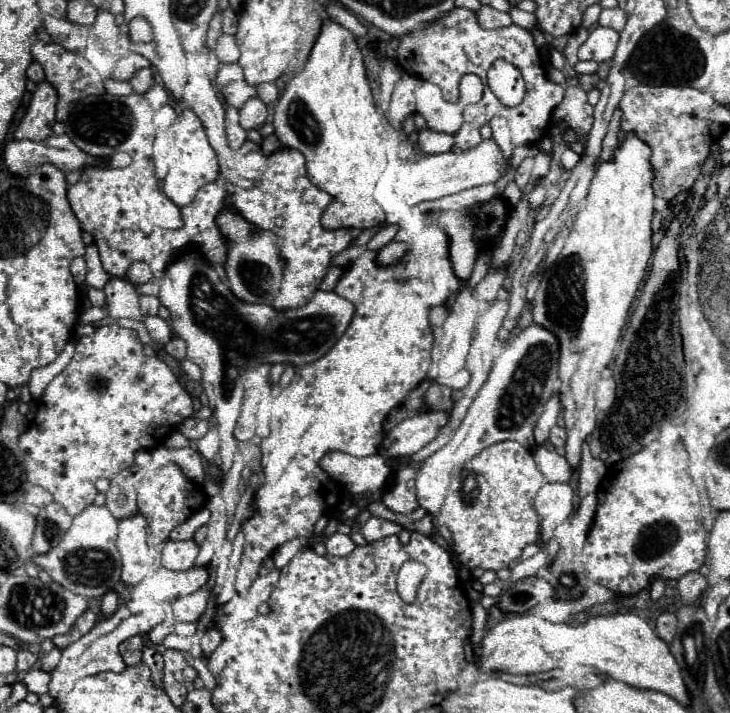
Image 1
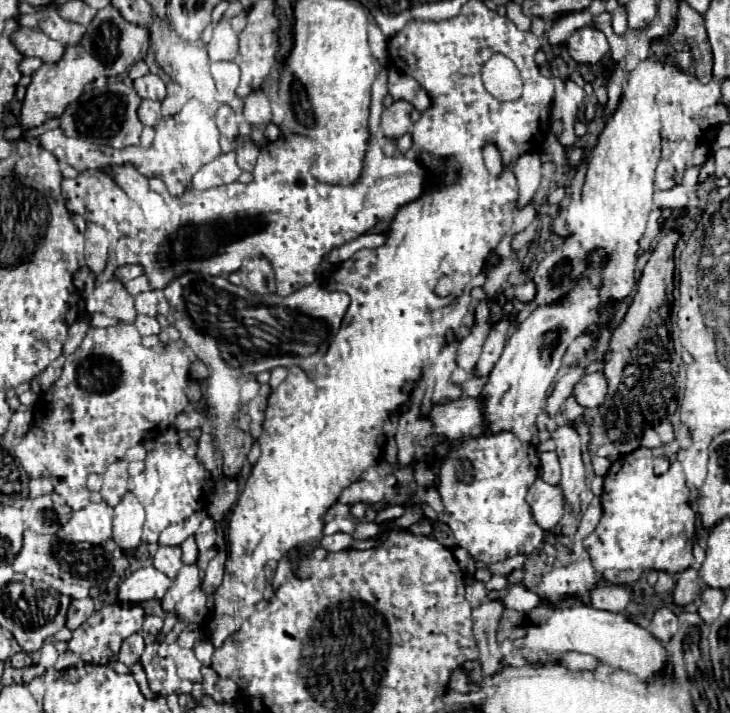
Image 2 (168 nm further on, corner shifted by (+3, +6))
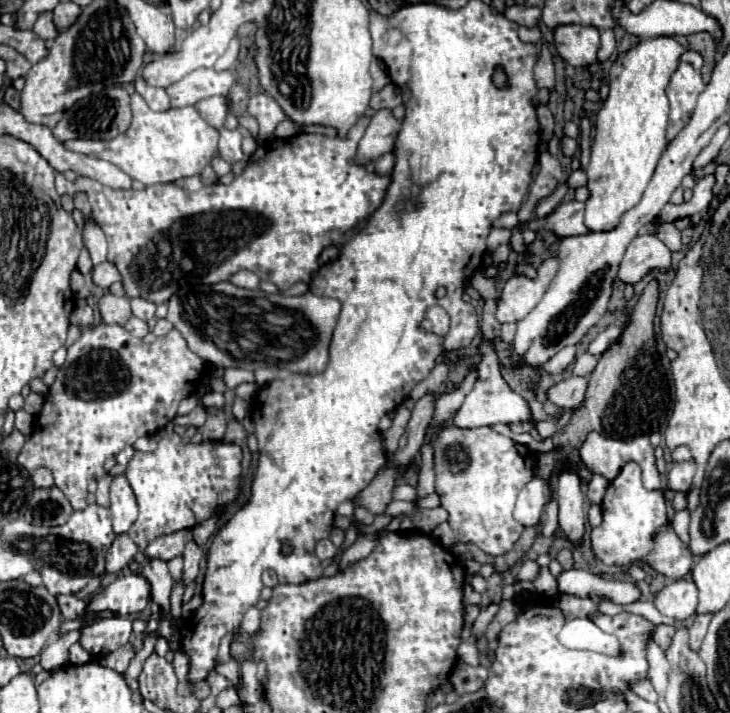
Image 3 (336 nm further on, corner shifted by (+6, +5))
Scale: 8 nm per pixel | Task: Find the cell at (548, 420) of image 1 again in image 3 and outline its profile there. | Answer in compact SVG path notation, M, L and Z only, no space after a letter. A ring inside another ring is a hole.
M581 354L581 356L577 356L577 360L575 360L575 364L573 364L573 376L587 376L587 372L591 374L593 372L593 368L595 368L595 364L597 364L597 360L599 358L595 358L595 356L591 356L591 354Z

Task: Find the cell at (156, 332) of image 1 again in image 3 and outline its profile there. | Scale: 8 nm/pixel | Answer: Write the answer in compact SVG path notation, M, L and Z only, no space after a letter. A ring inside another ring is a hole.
M131 316L131 318L127 320L125 328L127 328L133 336L137 336L137 338L145 338L145 336L147 336L147 332L149 332L147 322L145 322L145 320L141 320L141 318L135 318L135 316Z

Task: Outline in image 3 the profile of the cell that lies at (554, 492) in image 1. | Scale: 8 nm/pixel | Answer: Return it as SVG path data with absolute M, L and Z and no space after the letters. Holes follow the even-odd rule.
M533 478L521 492L517 498L517 506L515 506L515 520L521 522L523 526L539 526L545 518L545 504L547 504L547 496L545 496L545 482L541 478Z

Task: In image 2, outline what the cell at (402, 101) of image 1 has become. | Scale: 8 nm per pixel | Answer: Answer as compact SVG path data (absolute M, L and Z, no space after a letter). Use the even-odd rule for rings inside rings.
M394 101L390 107L384 107L380 113L380 133L392 141L410 133L410 111L412 107L404 101Z

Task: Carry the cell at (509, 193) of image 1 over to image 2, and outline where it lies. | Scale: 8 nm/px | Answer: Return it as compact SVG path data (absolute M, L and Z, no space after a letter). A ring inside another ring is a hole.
M486 145L484 151L482 151L482 155L484 155L484 165L486 165L486 169L488 169L492 175L498 175L498 173L504 169L502 155L500 155L498 147L494 147L494 145Z

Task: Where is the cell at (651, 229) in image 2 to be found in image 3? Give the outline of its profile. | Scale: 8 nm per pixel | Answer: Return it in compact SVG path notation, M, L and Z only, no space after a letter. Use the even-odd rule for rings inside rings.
M641 234L631 240L617 276L627 284L635 284L649 270L659 268L665 272L669 266L671 266L669 248L661 240L657 240L655 236Z

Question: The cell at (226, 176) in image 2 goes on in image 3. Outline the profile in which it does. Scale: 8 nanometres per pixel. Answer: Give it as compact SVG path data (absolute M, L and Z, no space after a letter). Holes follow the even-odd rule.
M201 176L183 178L183 180L177 180L175 184L177 184L177 186L181 186L181 188L185 188L185 190L199 190L199 188L203 188L203 186L205 186L205 182L203 182L203 178L201 178Z

